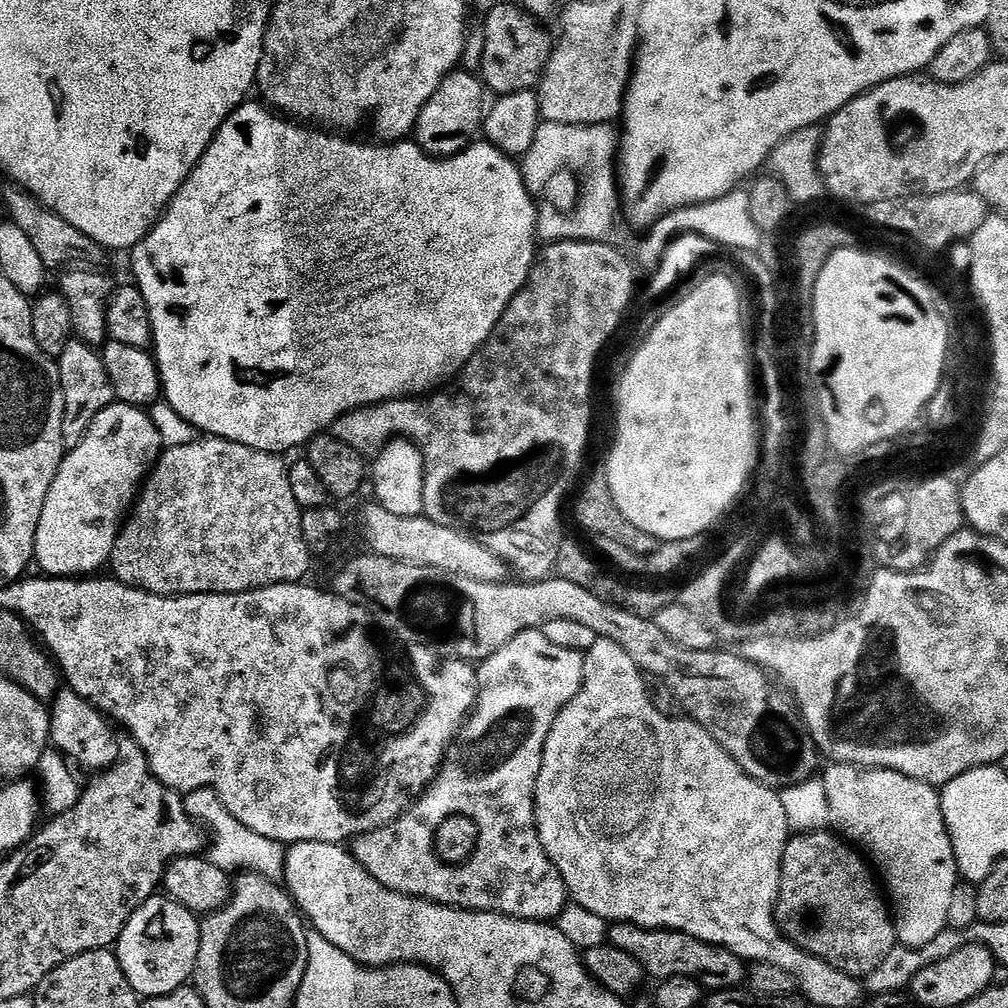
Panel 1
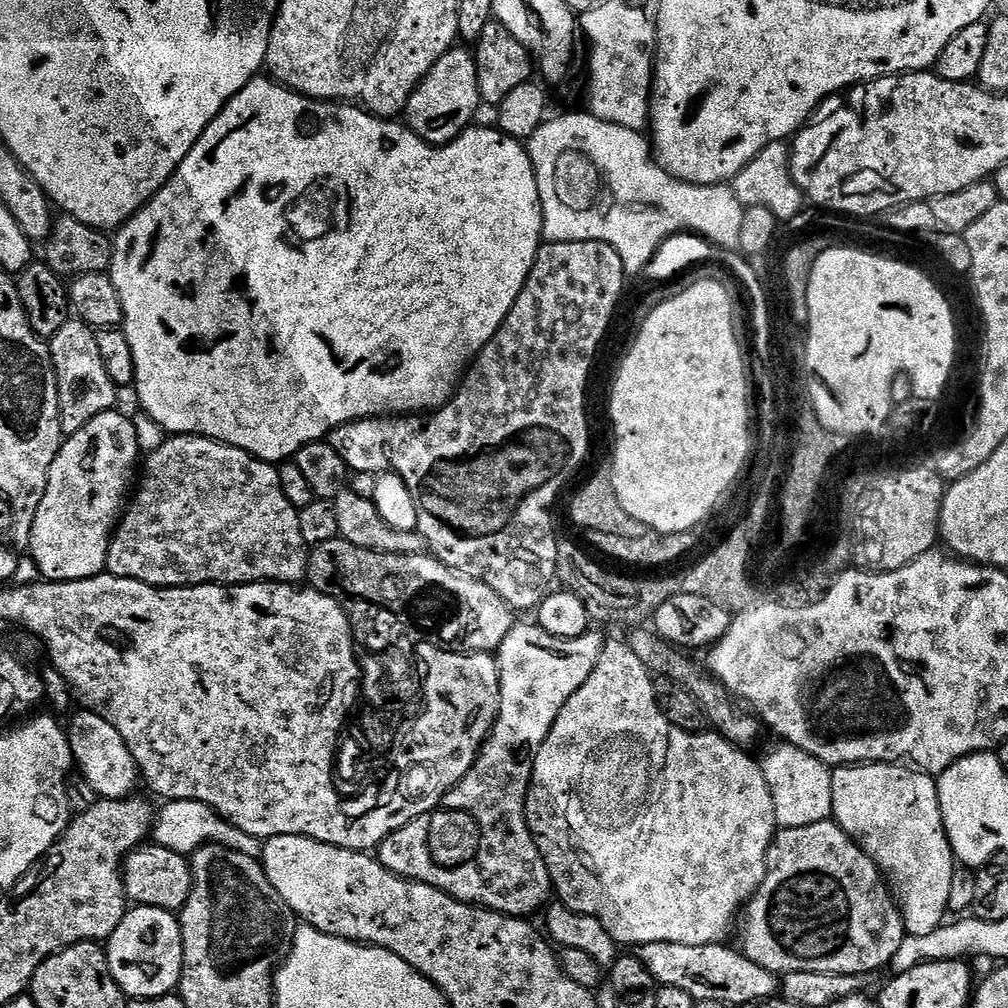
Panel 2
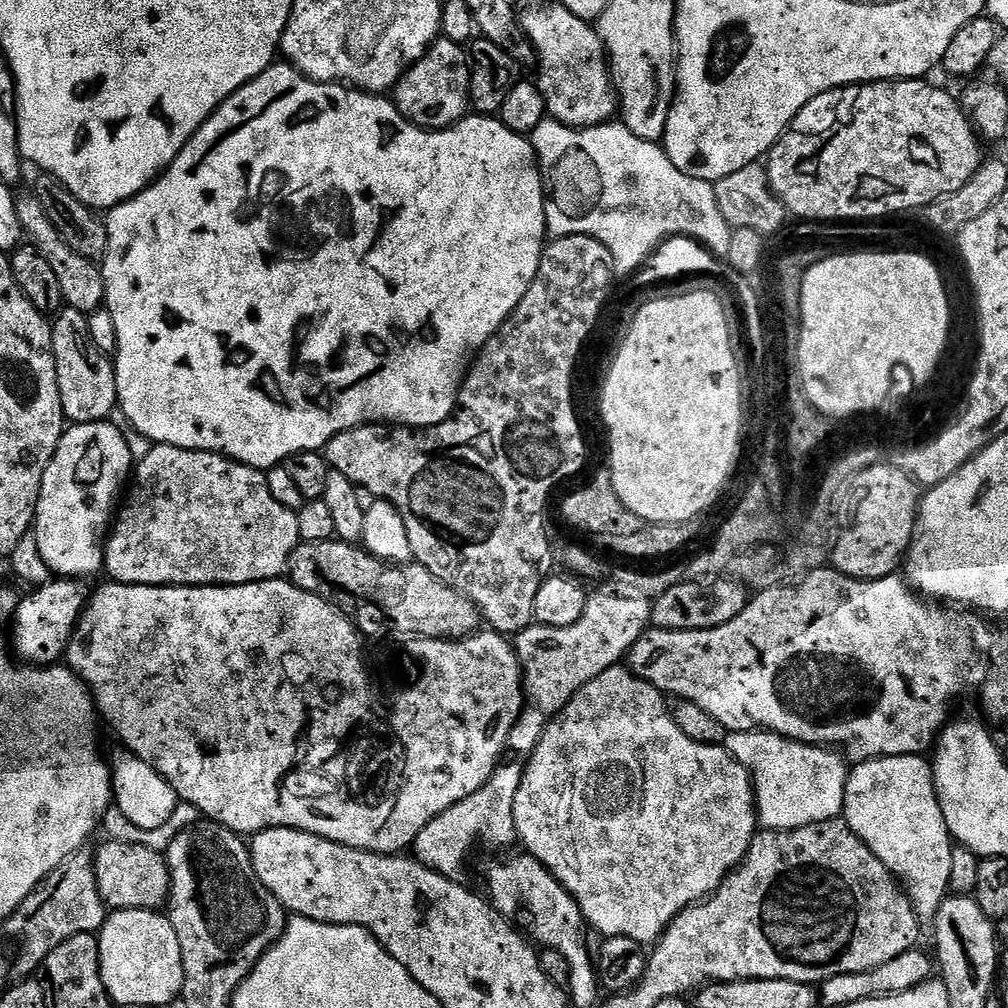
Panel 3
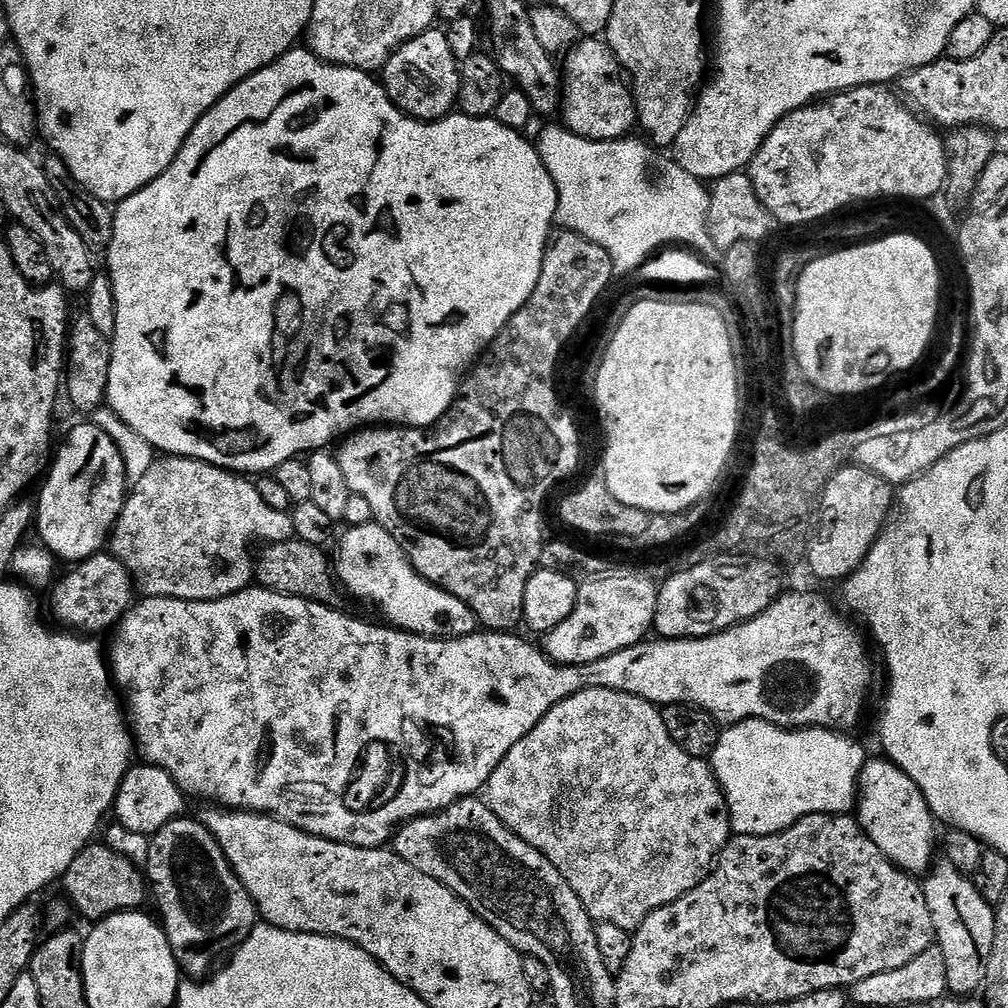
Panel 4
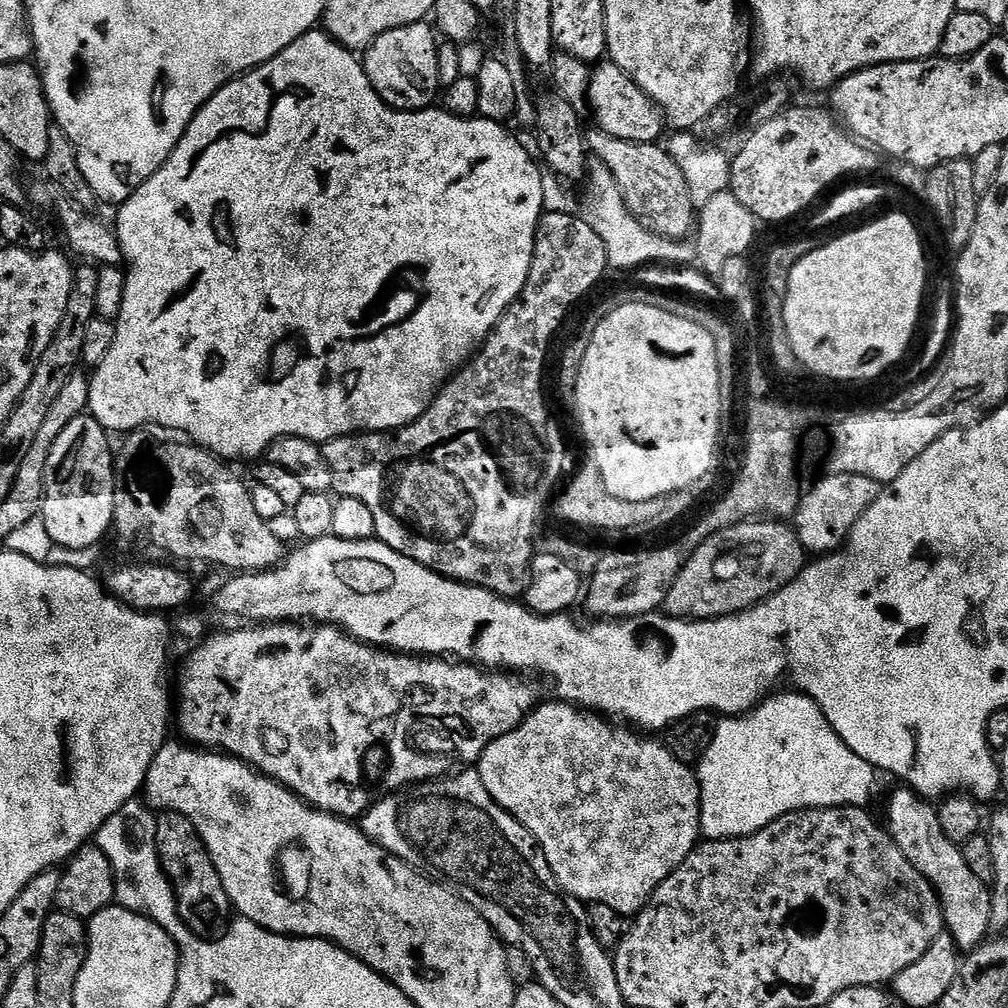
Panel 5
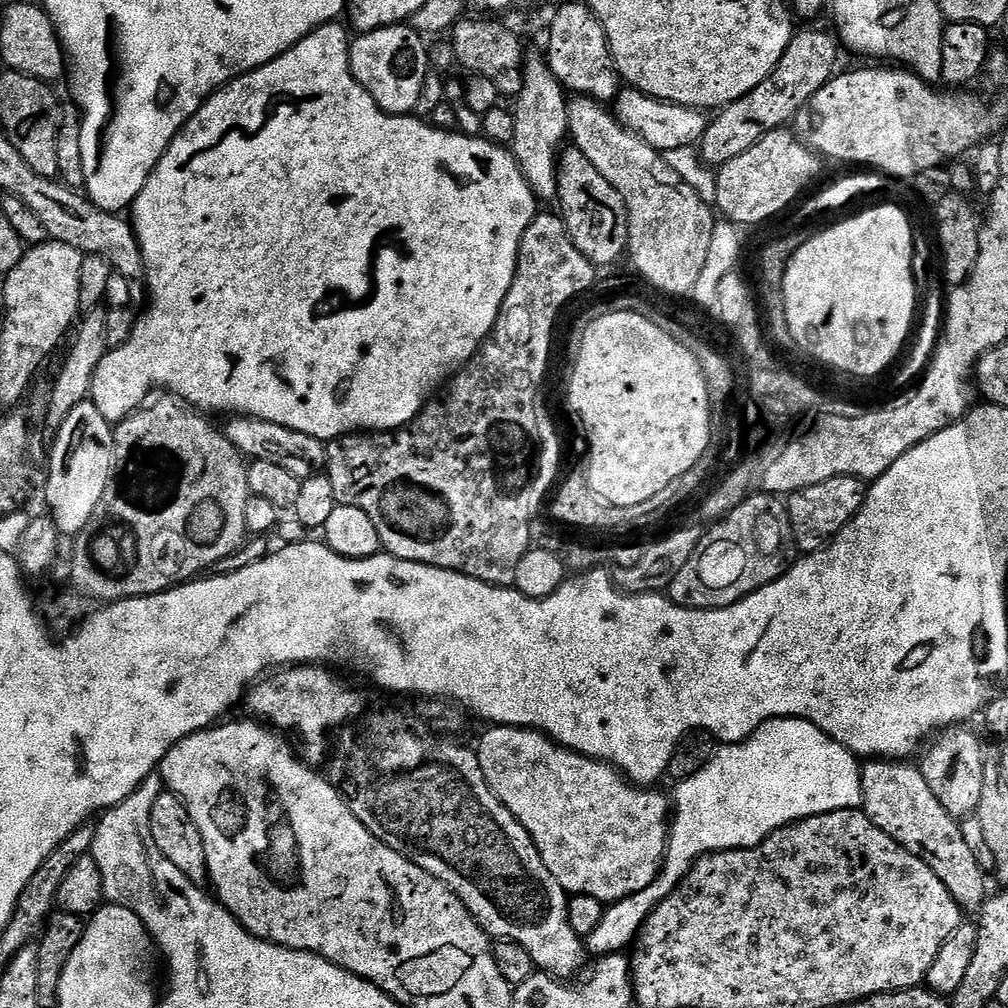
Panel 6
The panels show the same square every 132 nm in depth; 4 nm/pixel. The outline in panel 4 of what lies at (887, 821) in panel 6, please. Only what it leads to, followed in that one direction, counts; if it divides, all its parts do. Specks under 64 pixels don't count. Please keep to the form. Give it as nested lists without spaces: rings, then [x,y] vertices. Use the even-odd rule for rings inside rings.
[[[947,862],[933,863],[922,887],[936,931],[934,944],[942,950],[946,964],[948,992],[960,998],[975,995],[983,984],[994,939],[995,907],[982,898],[969,877]]]

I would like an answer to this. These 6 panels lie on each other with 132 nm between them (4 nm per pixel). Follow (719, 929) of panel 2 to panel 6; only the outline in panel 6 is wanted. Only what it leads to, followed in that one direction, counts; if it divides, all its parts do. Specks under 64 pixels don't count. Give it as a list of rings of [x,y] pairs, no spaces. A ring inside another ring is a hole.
[[[492,726],[480,740],[475,754],[490,790],[514,814],[530,834],[546,870],[558,878],[564,891],[572,896],[590,895],[605,906],[615,904],[630,894],[638,894],[654,882],[664,864],[668,849],[670,800],[652,786],[637,786],[623,772],[604,763],[571,752],[551,736],[534,728]]]

